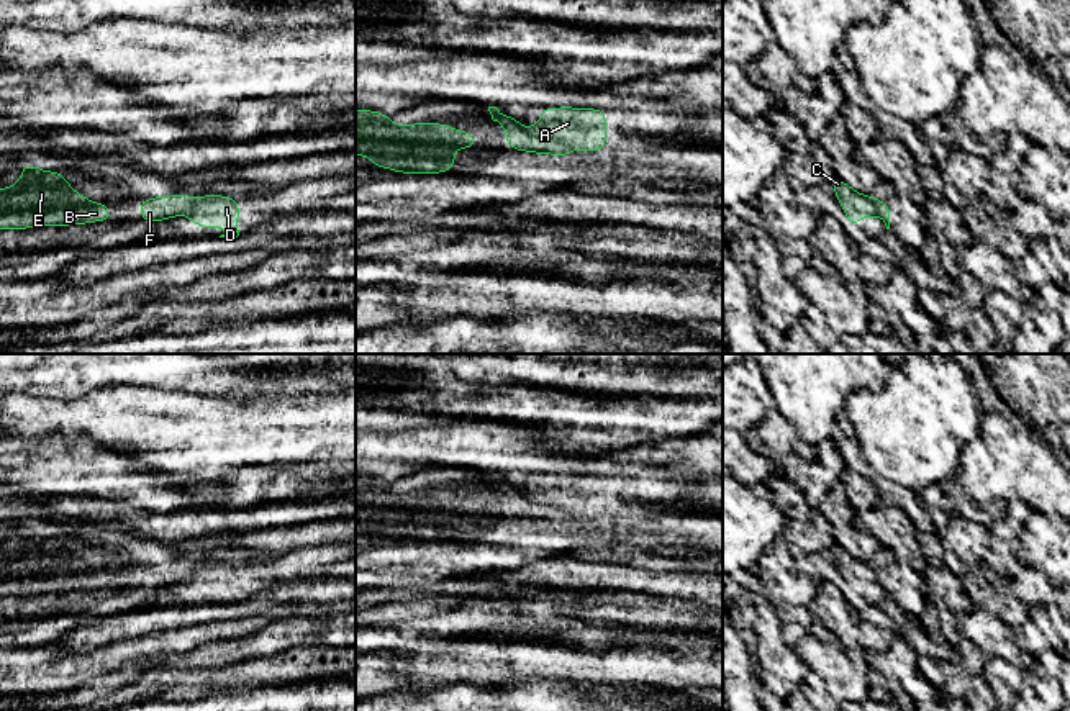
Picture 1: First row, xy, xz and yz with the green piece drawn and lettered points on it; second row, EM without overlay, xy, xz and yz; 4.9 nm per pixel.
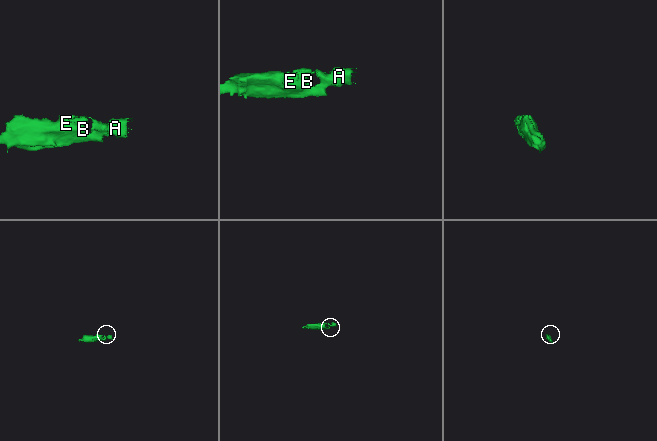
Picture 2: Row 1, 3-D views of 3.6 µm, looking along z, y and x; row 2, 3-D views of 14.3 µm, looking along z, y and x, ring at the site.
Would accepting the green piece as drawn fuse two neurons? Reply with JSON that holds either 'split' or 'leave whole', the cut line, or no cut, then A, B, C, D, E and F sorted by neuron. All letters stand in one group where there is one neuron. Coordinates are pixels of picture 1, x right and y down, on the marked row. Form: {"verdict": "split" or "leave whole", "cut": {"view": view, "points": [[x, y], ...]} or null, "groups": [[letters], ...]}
{"verdict": "split", "cut": {"view": "xz", "points": [[513, 118], [530, 133], [553, 136], [577, 148]]}, "groups": [["A", "C", "D"], ["B", "E", "F"]]}

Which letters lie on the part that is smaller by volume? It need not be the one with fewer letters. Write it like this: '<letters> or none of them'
A, C, D

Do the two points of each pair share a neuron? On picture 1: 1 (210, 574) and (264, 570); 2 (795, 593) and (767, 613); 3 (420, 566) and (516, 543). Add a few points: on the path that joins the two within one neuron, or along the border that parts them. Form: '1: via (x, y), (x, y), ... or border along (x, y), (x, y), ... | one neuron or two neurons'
1: via (223, 575), (251, 575) | one neuron
2: border along (761, 597), (772, 605) | two neurons
3: via (444, 559), (492, 557) | one neuron

